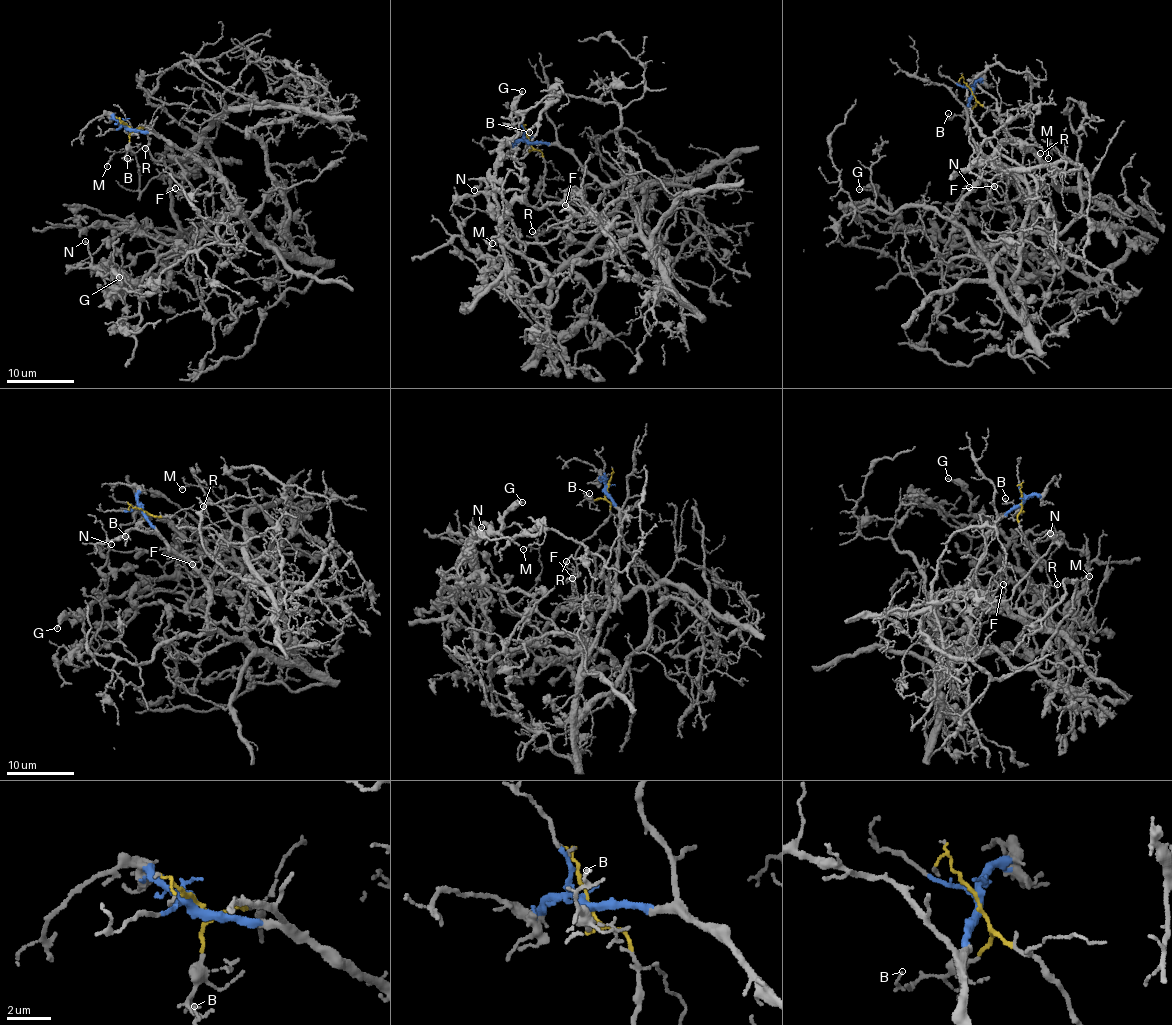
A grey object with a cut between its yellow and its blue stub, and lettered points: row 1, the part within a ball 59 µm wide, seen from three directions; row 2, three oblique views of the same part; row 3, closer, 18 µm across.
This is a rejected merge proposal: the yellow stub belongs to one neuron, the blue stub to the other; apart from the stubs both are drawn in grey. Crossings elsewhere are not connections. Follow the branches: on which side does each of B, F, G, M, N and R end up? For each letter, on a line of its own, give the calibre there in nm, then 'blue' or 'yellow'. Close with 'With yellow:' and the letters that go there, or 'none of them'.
B: 100 nm | yellow
F: 100 nm | yellow
G: 240 nm | blue
M: 130 nm | yellow
N: 160 nm | blue
R: 120 nm | yellow
With yellow: B, F, M, R

